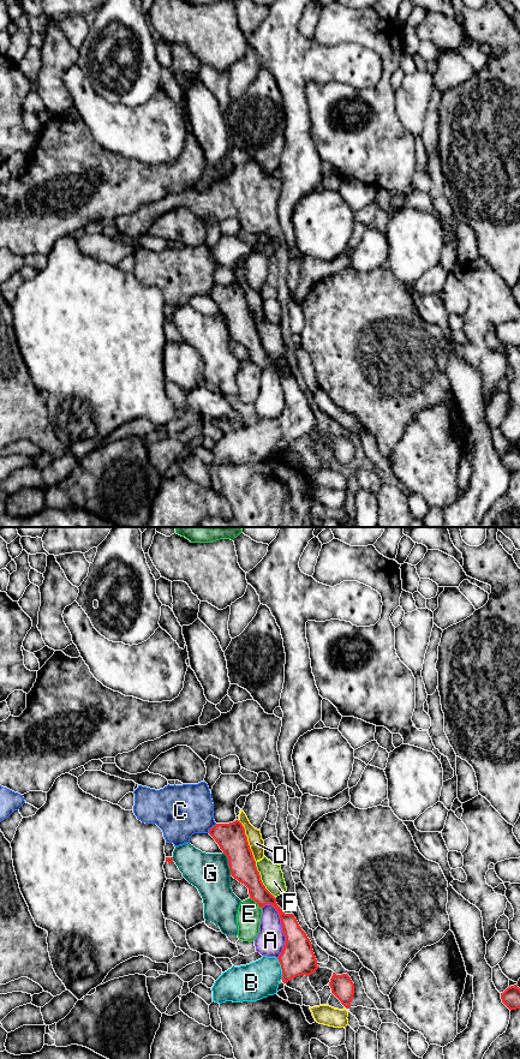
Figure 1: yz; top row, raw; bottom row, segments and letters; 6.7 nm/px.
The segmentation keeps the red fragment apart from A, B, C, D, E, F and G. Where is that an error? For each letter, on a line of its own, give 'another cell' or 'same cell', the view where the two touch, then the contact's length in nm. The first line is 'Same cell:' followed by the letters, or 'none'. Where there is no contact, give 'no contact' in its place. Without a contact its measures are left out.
Same cell: B
A: another cell; contact in yz; length 380 nm
B: same cell; contact in yz; length 150 nm
C: another cell; contact in yz; length 90 nm
D: another cell; contact in yz; length 300 nm
E: another cell; contact in yz; length 110 nm
F: another cell; contact in yz; length 280 nm
G: another cell; contact in yz; length 170 nm

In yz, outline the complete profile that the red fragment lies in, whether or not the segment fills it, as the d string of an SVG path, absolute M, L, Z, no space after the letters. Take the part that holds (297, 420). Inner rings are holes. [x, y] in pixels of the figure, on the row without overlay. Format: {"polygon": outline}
{"polygon": "M239 282L229 286L216 286L209 292L209 297L227 318L231 337L249 351L250 360L253 361L259 370L263 370L265 366L271 366L276 371L281 381L282 394L286 399L283 412L277 420L263 418L256 424L240 429L233 427L231 431L222 435L211 450L213 463L219 466L226 463L257 463L268 457L276 456L281 443L287 445L297 438L310 438L313 436L319 429L317 427L312 406L299 388L294 377L285 376L277 367L276 360L263 347L243 286Z"}

